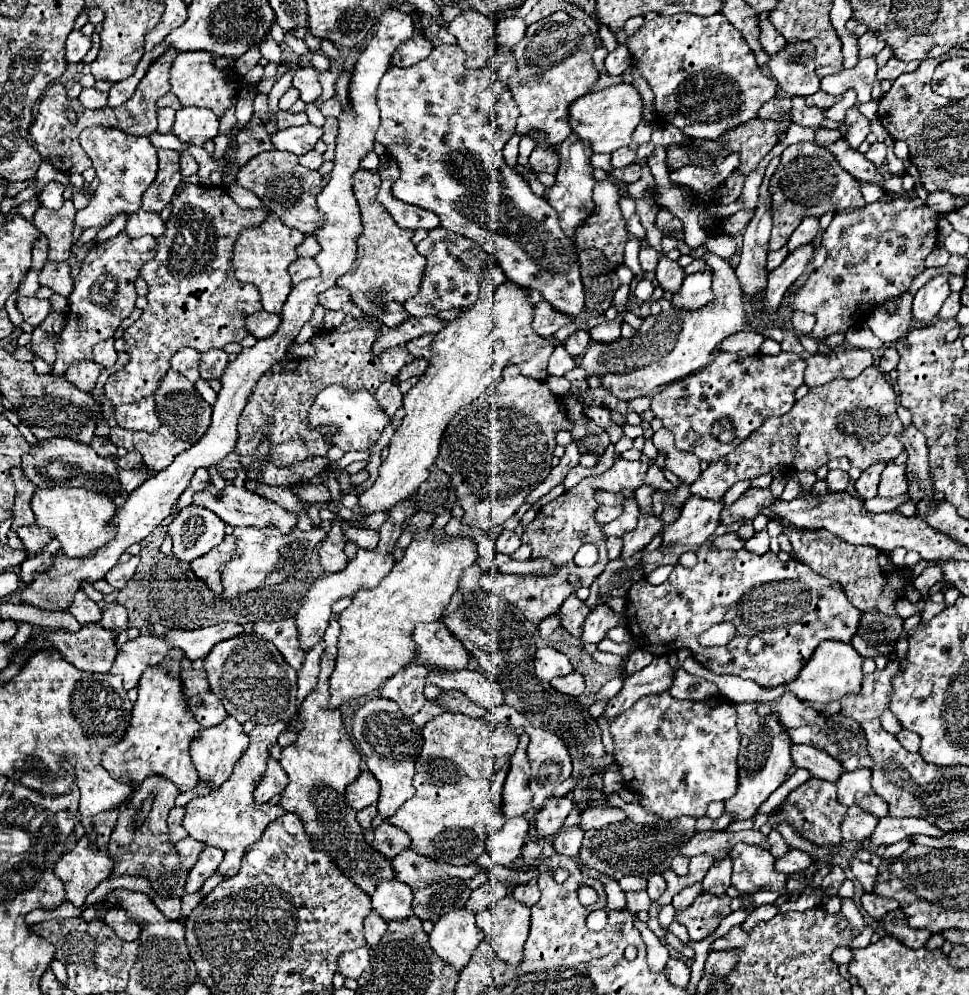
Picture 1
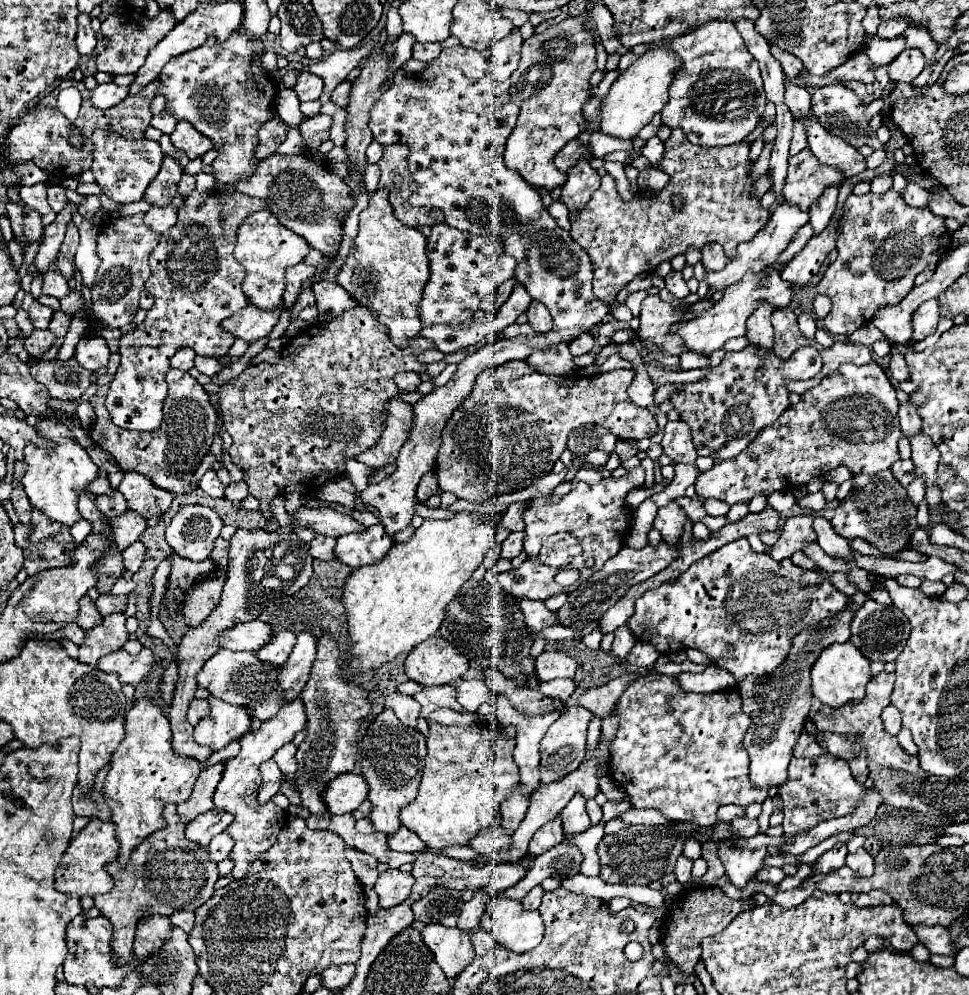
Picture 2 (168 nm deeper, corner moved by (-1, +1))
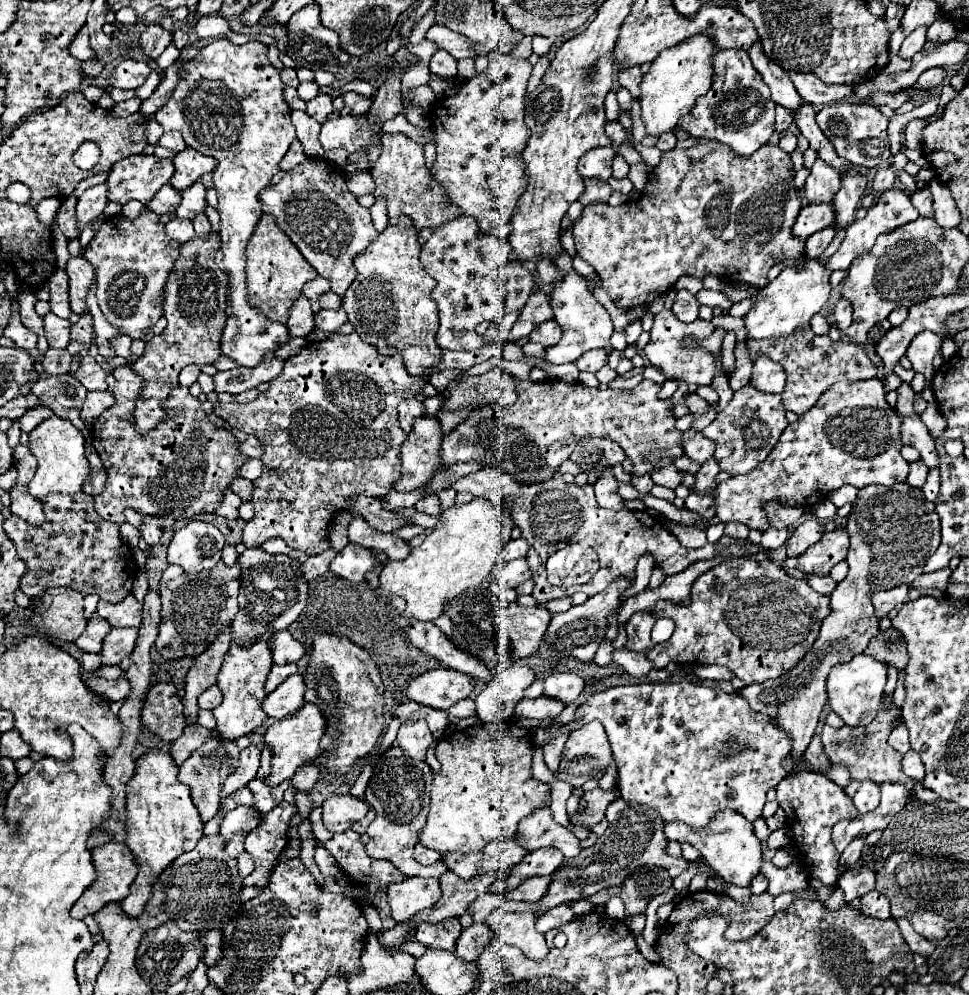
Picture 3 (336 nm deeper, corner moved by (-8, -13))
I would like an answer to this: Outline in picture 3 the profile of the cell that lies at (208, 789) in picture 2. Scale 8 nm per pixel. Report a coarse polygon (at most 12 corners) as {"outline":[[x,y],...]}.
{"outline":[[263,743],[241,751],[239,767],[227,777],[223,797],[245,787],[259,769]]}

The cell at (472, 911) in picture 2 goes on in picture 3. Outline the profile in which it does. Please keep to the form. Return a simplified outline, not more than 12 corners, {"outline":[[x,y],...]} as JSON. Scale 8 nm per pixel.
{"outline":[[473,923],[461,933],[455,955],[475,961],[491,943],[487,923]]}

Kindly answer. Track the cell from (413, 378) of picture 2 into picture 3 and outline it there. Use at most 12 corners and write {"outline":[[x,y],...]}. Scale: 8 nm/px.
{"outline":[[419,399],[399,405],[399,427],[409,433],[413,419],[425,417]]}

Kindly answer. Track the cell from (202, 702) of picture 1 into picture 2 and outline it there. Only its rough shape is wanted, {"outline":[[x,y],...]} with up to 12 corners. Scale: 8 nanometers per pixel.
{"outline":[[192,699],[188,723],[196,725],[210,715],[208,699]]}

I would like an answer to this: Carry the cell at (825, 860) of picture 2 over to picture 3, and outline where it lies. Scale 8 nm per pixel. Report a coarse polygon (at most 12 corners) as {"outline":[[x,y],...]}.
{"outline":[[865,837],[855,839],[843,851],[839,865],[859,861]]}

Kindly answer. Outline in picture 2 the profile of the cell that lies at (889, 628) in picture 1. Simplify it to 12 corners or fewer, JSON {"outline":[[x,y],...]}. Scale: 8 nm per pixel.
{"outline":[[866,601],[850,641],[870,661],[894,661],[910,623],[894,605]]}

